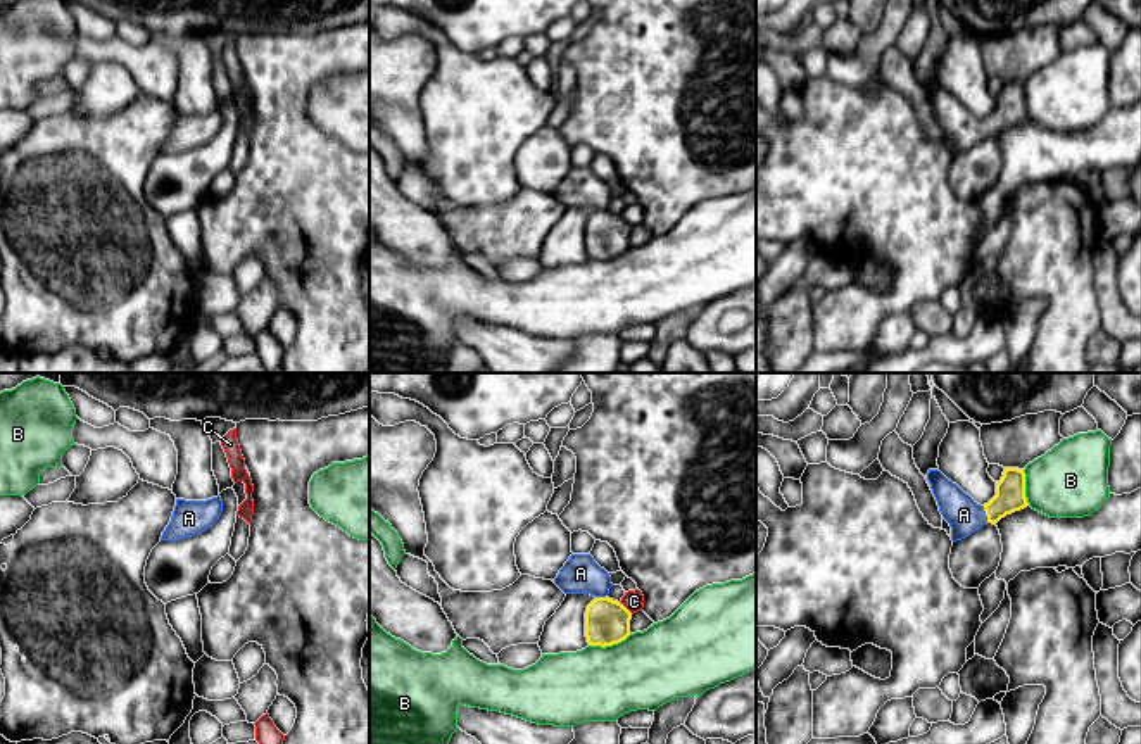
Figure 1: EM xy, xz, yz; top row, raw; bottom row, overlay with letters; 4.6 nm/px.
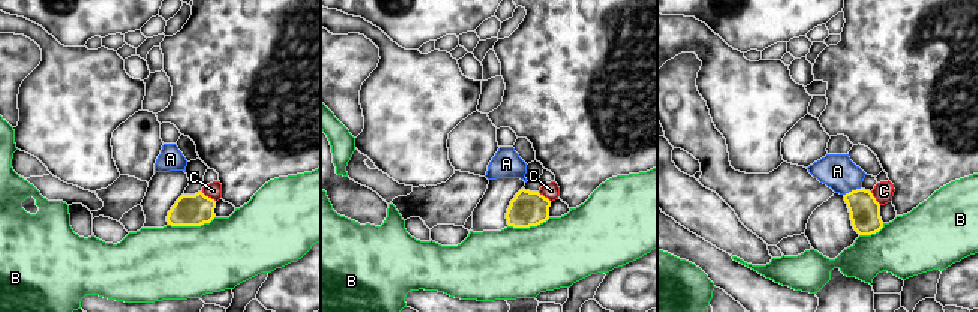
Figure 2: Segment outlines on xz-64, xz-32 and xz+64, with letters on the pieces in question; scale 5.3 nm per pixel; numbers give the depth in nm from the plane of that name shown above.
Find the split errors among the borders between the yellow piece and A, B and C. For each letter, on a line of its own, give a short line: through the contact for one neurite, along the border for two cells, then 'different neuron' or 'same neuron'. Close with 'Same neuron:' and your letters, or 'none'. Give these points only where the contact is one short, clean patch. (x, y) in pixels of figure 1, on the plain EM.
A: yz (1010, 104), (986, 128), (964, 128) | same neuron
B: different neuron
C: xz (620, 214), (632, 226) | different neuron
Same neuron: A

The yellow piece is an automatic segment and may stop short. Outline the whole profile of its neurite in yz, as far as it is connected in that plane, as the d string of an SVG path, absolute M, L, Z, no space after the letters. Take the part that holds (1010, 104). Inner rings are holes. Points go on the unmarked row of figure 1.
M1005 81L1001 93L996 95L996 109L984 119L977 117L939 83L929 83L927 93L942 131L951 140L953 155L972 148L987 136L996 138L1006 128L1029 119L1025 86L1018 81Z

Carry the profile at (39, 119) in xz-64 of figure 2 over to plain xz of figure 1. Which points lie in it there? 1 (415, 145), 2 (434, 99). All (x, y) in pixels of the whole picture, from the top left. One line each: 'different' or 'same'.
1: different
2: same

